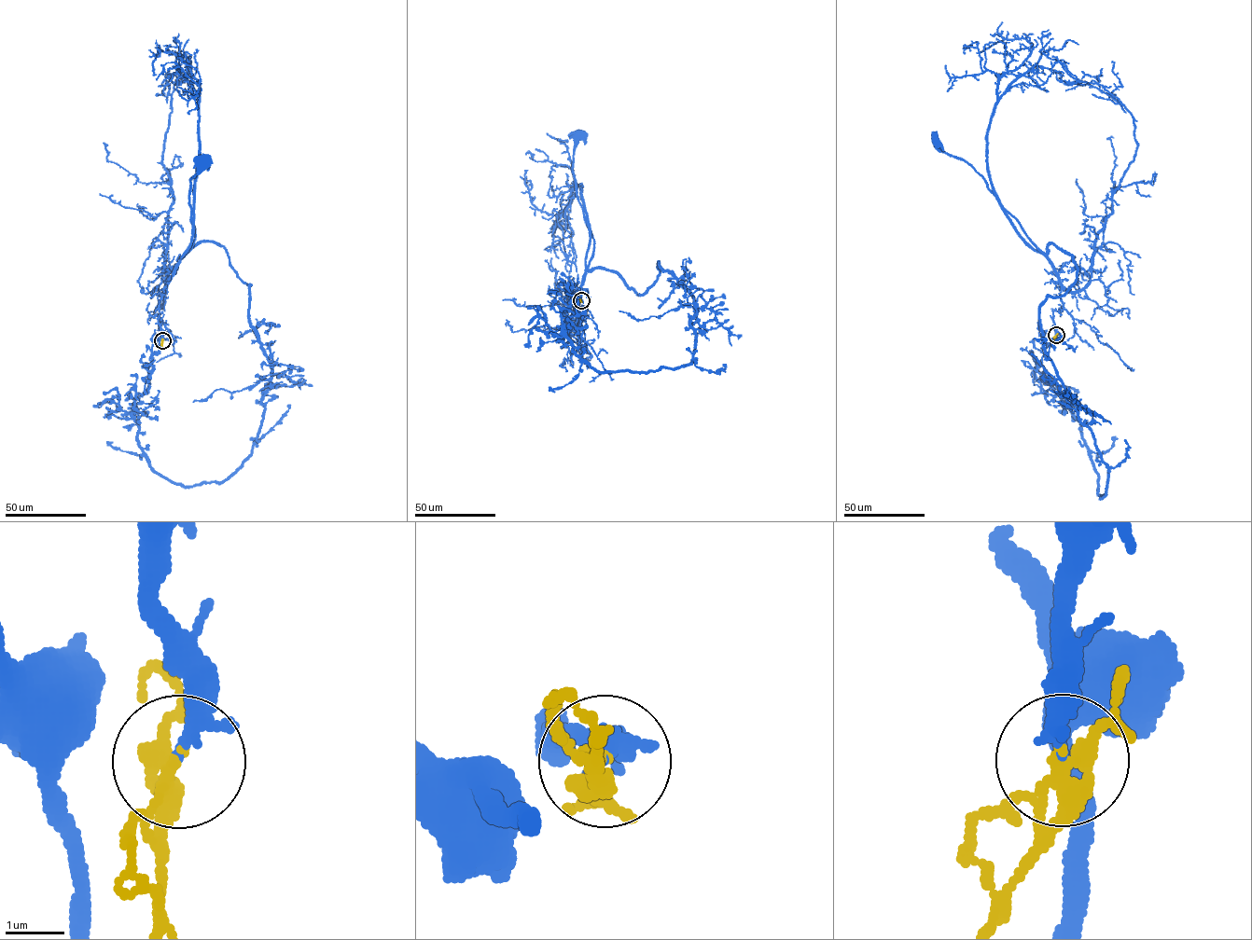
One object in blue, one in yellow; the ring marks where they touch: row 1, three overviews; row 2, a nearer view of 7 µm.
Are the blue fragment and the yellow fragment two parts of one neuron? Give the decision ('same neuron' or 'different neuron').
same neuron

